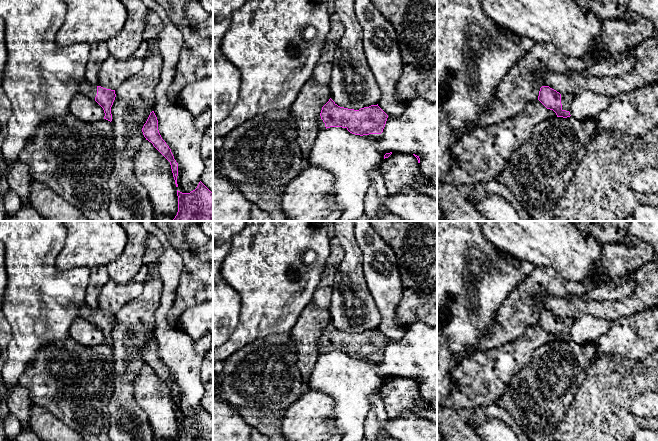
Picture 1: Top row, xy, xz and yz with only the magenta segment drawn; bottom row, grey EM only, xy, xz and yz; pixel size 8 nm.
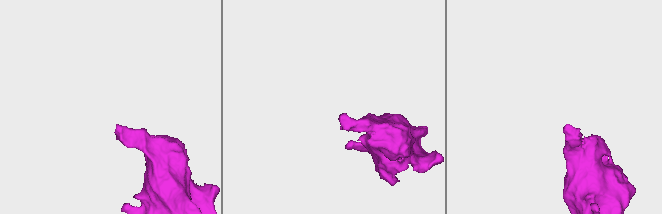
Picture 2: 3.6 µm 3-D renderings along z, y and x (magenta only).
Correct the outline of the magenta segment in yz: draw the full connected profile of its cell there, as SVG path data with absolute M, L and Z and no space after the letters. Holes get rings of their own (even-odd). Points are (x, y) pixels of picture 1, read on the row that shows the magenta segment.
M542 86L539 91L538 100L550 110L553 110L557 117L570 117L570 104L573 99L570 93L559 93L549 86Z

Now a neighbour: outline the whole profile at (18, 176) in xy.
M20 160L7 163L7 180L10 189L19 196L20 200L27 207L31 207L30 186L32 180L30 178L29 167Z

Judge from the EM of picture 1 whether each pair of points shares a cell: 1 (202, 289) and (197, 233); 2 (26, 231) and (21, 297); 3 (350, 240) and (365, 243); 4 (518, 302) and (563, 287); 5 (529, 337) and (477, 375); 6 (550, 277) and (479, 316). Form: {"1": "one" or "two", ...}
{"1": "two", "2": "one", "3": "two", "4": "one", "5": "one", "6": "two"}

